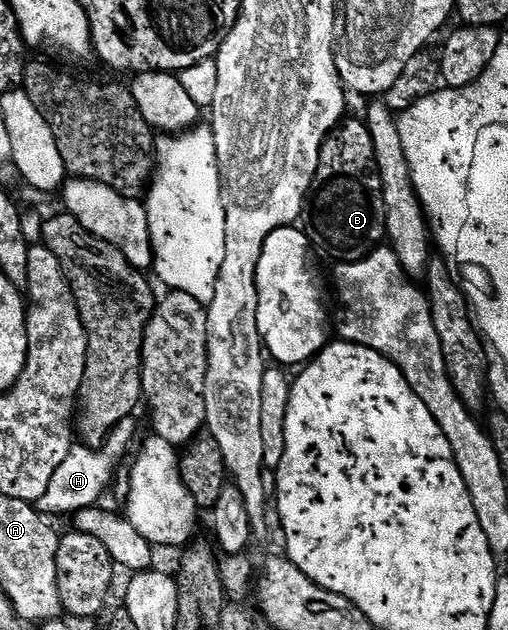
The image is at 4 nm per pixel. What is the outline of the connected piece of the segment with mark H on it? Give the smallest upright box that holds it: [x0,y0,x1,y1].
[35,414,139,517]

